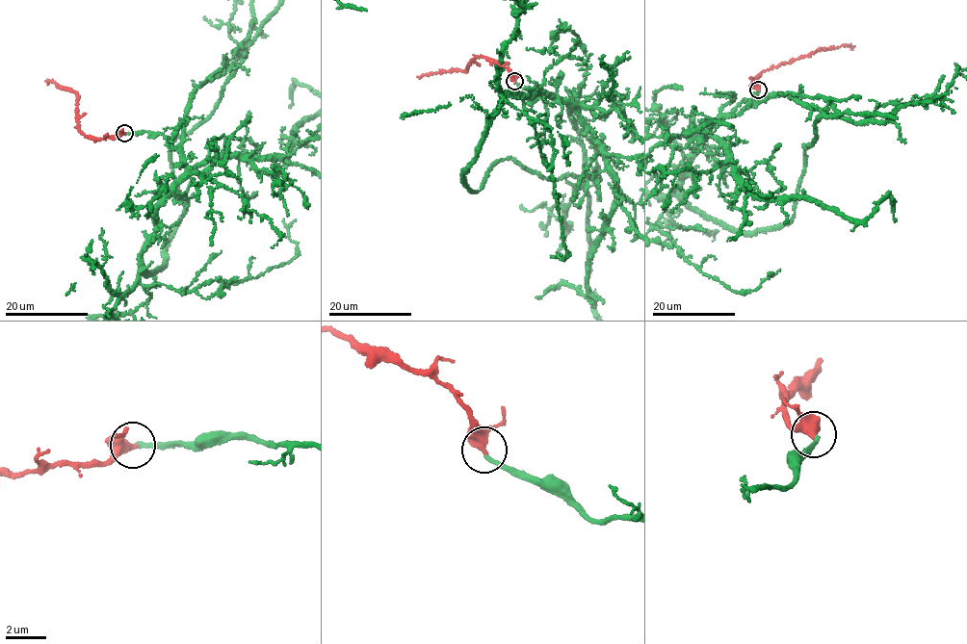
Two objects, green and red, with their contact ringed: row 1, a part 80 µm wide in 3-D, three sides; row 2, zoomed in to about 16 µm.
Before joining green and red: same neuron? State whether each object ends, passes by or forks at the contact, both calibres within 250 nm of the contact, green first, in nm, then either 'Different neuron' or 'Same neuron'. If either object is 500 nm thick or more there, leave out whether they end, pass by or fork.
At the ring green ends. At the ring red forks. Thickness 200 nm (green) against 320 nm. Same neuron

